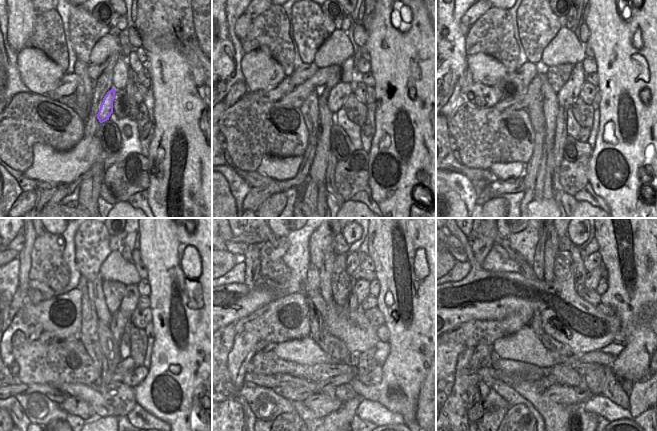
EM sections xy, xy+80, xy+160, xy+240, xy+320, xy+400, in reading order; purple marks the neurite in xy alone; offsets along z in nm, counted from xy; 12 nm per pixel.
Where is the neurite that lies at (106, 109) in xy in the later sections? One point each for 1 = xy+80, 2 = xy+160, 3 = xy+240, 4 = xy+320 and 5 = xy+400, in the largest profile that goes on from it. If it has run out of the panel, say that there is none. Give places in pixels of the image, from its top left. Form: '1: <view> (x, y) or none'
1: xy+80 (339, 93)
2: xy+160 (570, 91)
3: xy+240 (122, 317)
4: xy+320 (361, 287)
5: xy+400 (592, 278)

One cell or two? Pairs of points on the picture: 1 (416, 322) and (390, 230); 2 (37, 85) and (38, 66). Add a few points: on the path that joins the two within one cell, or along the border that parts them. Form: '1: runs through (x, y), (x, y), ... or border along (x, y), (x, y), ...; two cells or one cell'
1: runs through (390, 316), (390, 258); one cell
2: runs through (38, 80), (40, 78), (38, 71); one cell

